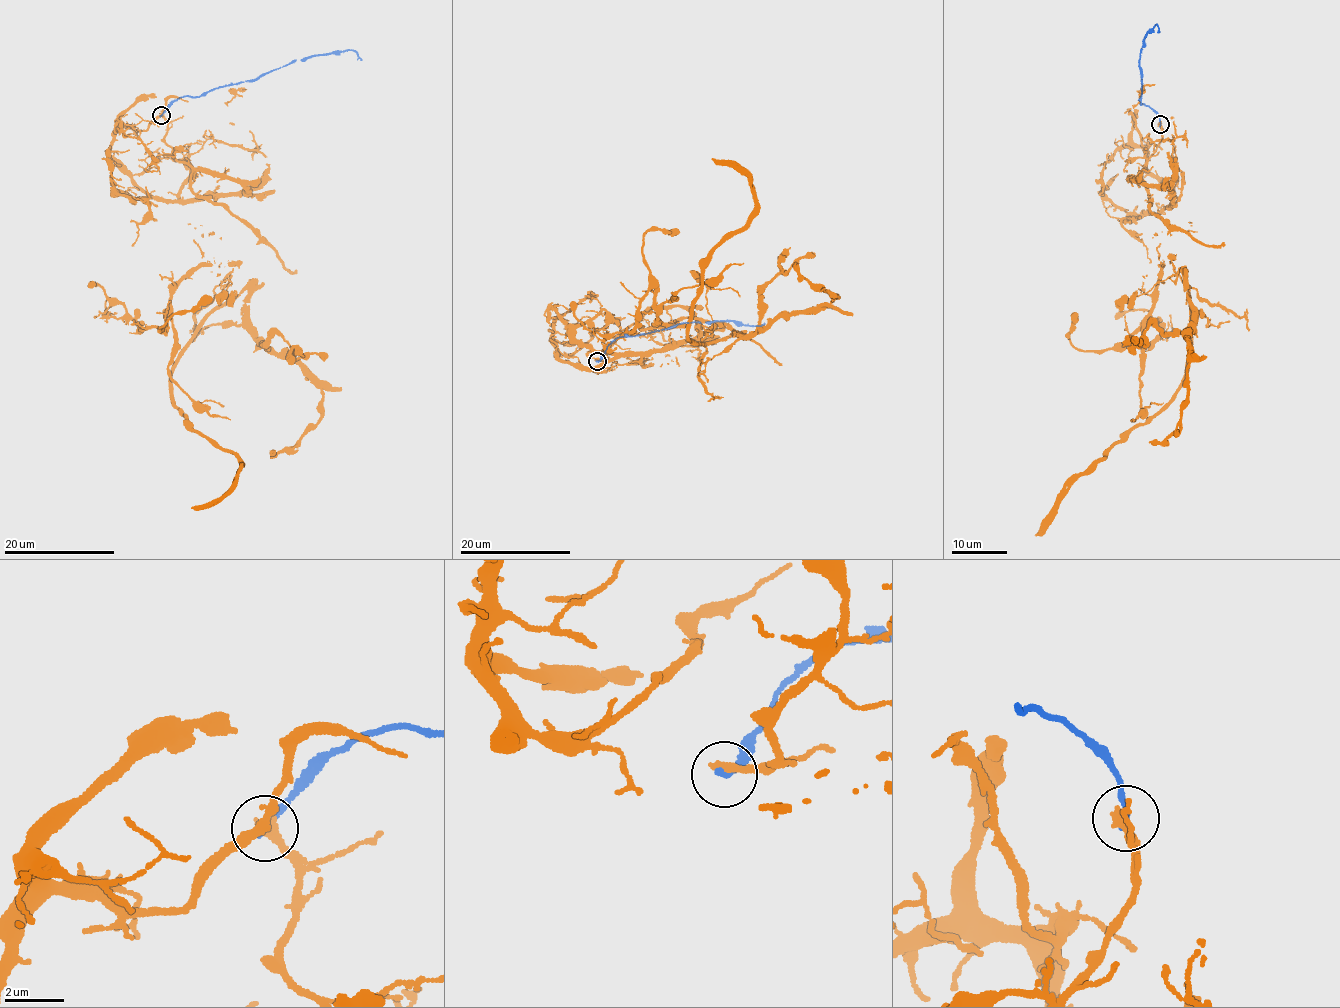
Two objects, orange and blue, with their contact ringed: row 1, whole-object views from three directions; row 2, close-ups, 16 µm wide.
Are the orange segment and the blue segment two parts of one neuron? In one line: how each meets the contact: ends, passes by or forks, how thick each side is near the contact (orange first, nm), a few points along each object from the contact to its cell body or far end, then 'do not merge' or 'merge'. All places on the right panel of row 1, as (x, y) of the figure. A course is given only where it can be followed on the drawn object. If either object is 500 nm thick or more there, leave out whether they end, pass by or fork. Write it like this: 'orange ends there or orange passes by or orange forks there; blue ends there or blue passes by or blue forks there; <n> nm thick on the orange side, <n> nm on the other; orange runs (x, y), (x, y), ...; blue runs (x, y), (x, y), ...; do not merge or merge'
orange ends there; blue ends there; 360 nm thick on the orange side, 200 nm on the other; orange runs (1160, 124), (1138, 175), (1173, 267), (1228, 320), (1195, 312), (1185, 279), (1180, 389), (1035, 535); blue runs (1160, 124), (1151, 108), (1141, 104), (1143, 75), (1138, 62), (1144, 37), (1157, 24), (1158, 32); do not merge

